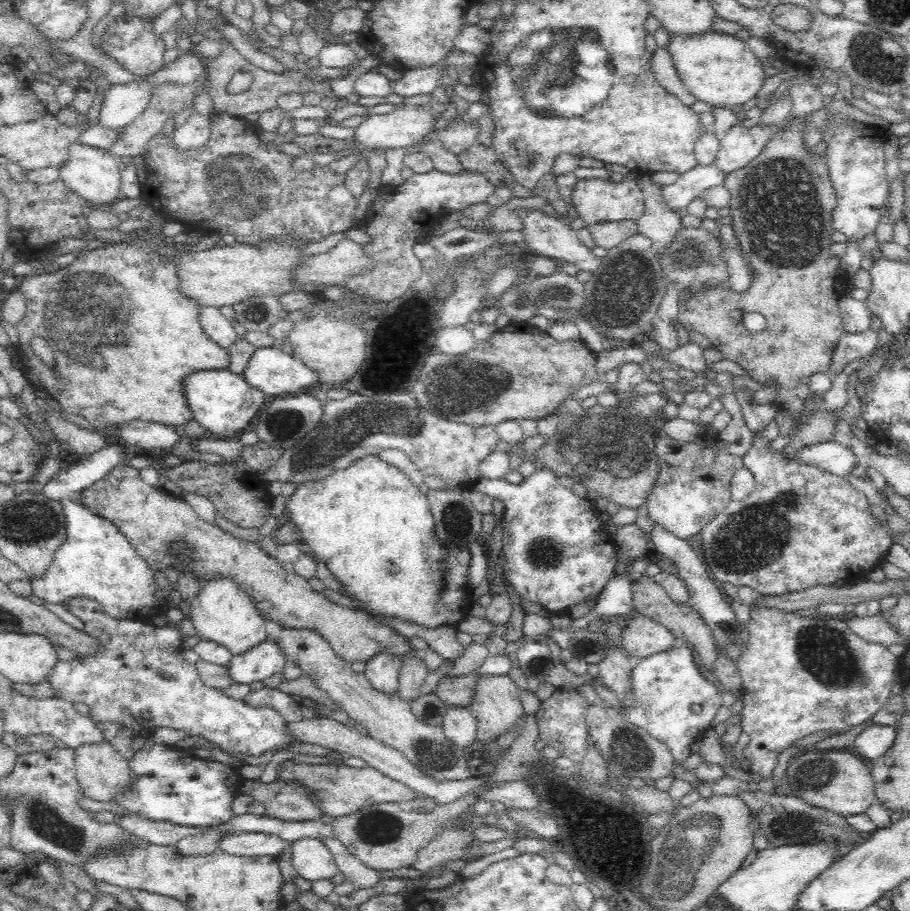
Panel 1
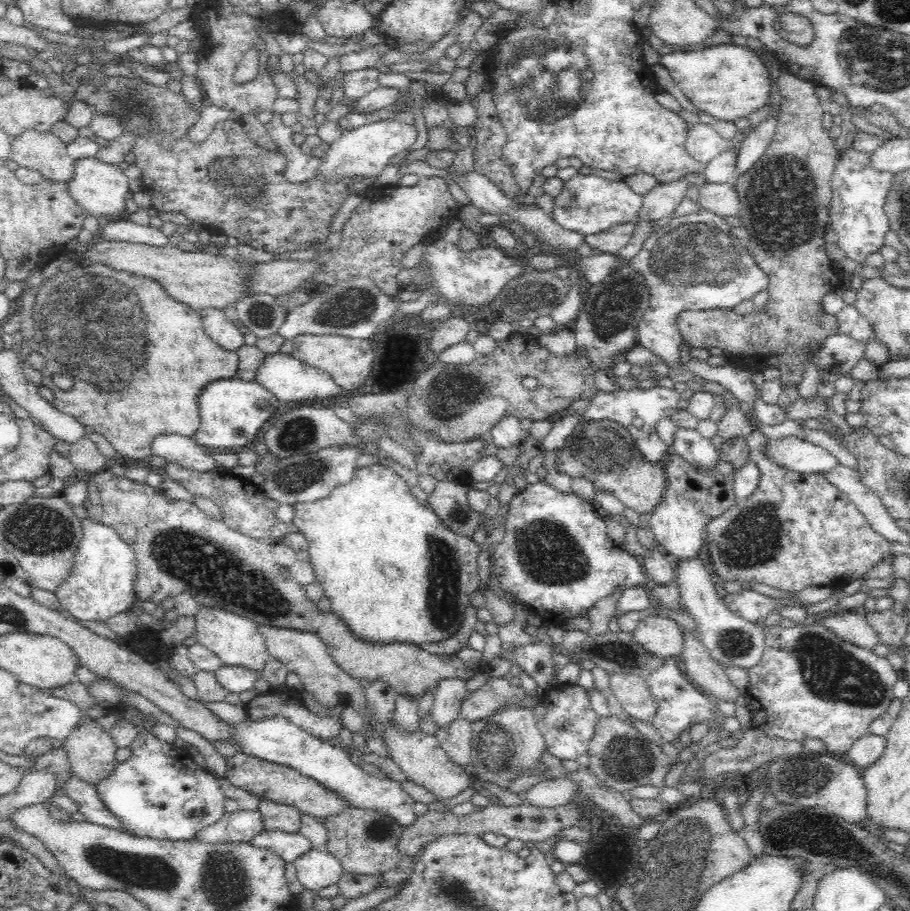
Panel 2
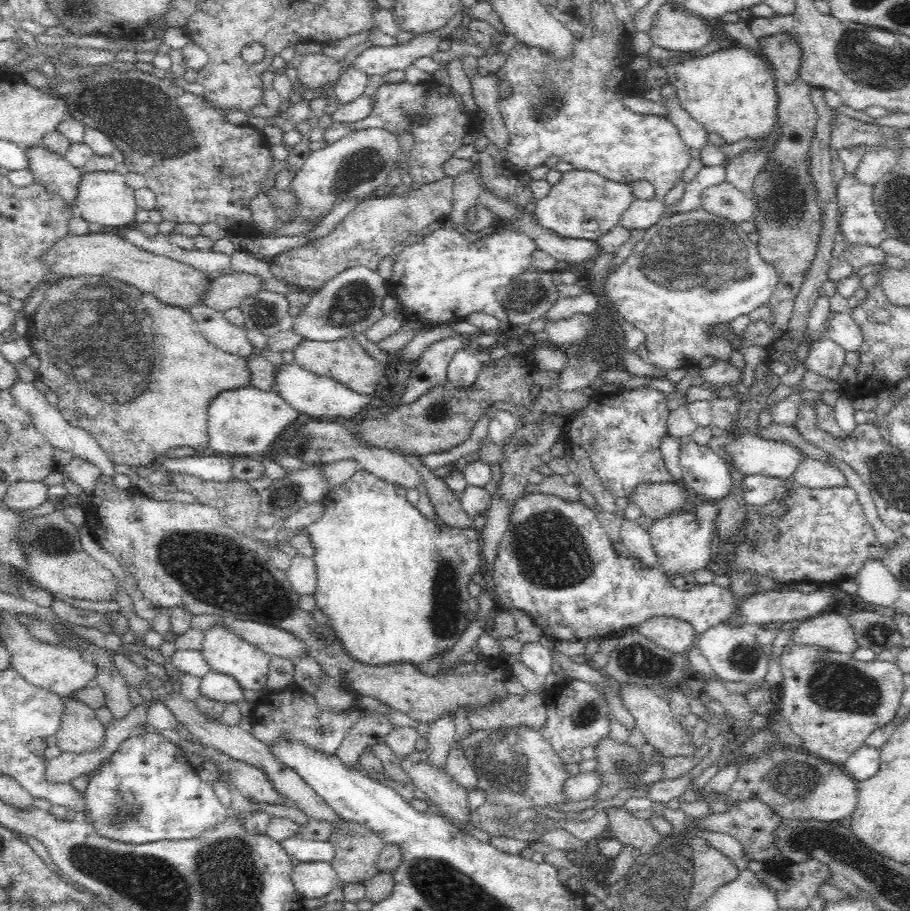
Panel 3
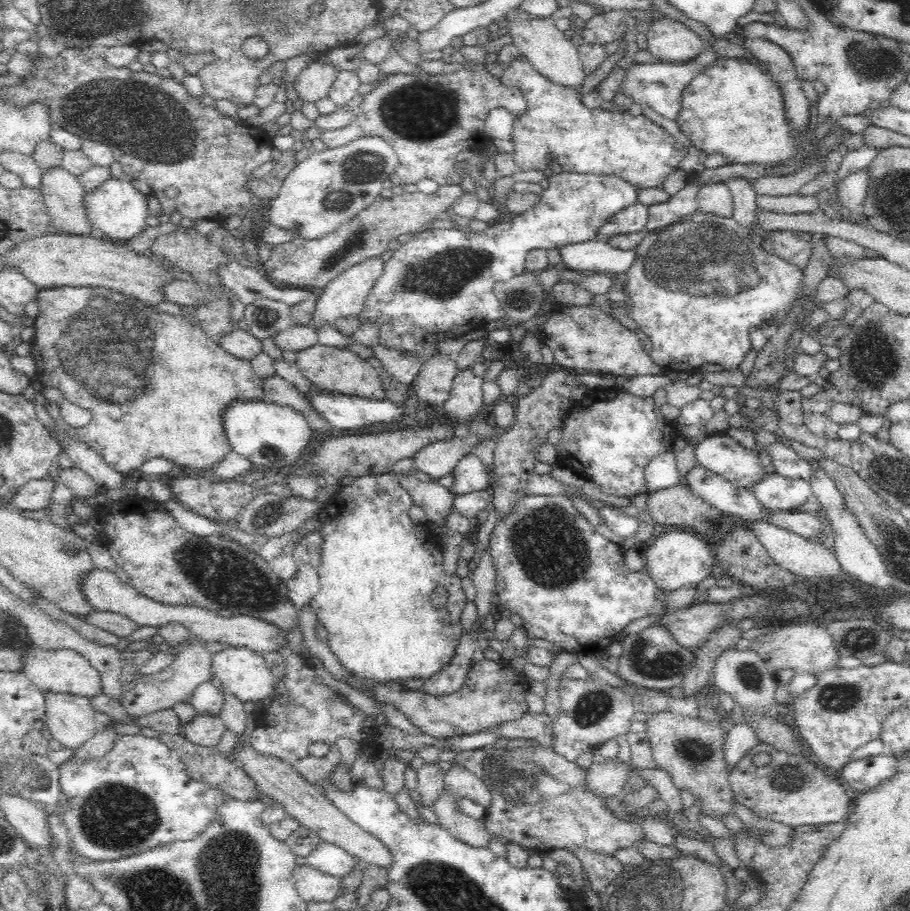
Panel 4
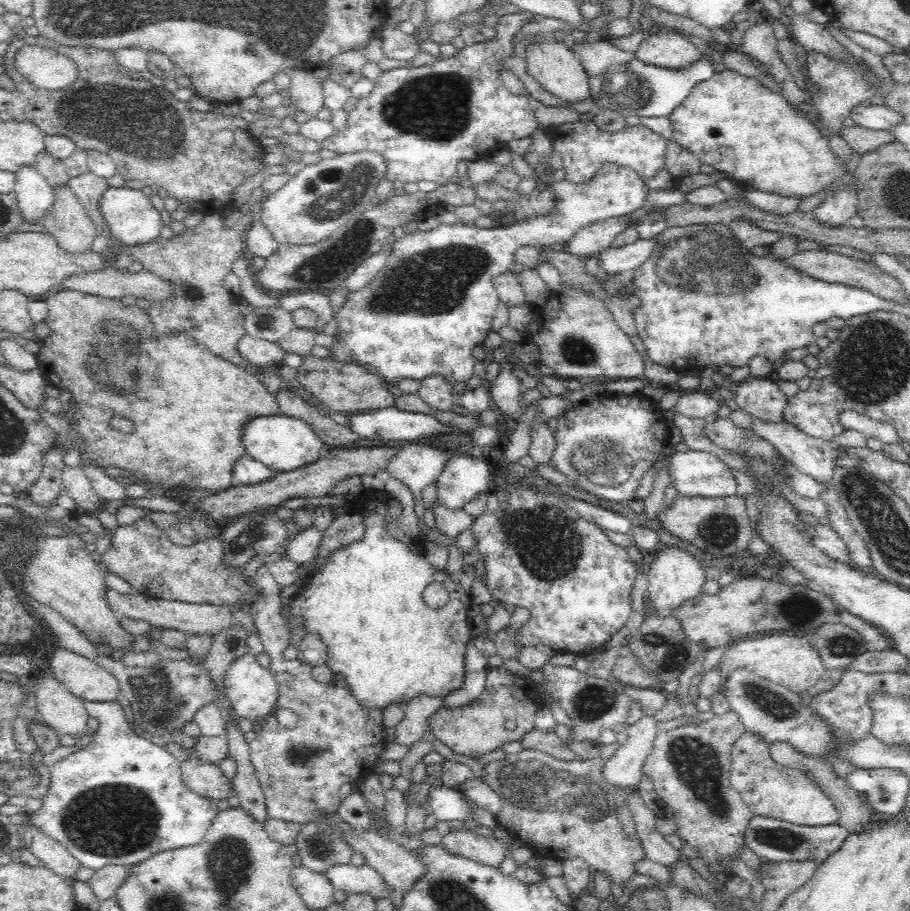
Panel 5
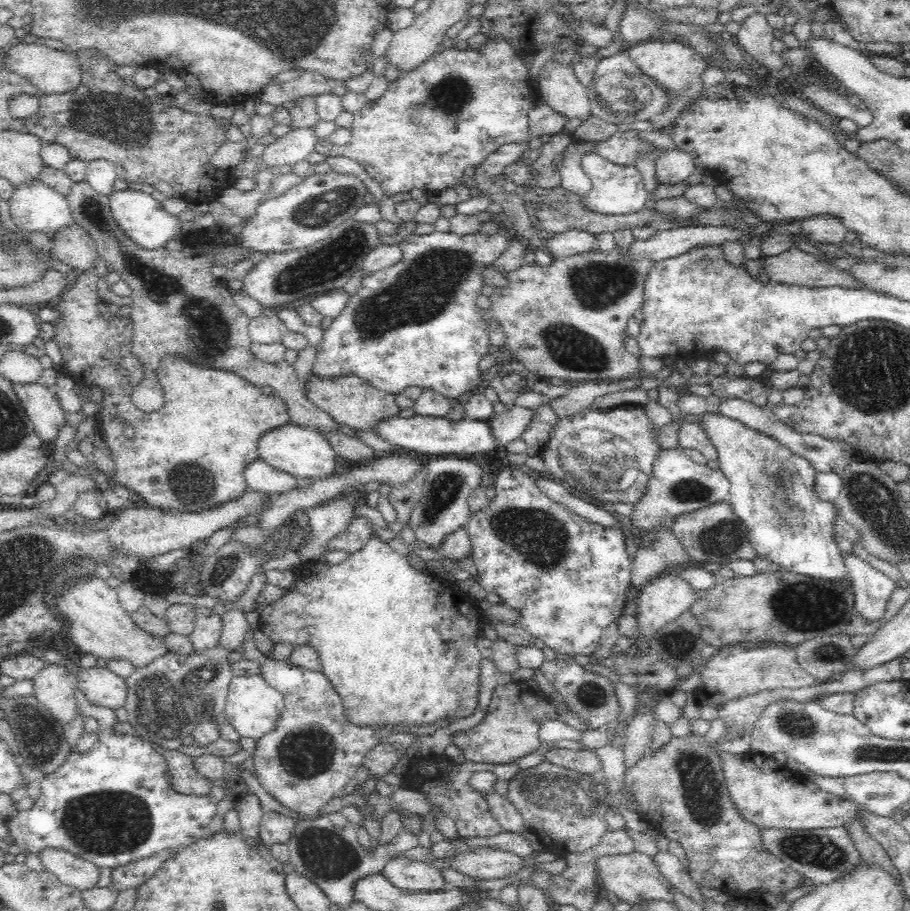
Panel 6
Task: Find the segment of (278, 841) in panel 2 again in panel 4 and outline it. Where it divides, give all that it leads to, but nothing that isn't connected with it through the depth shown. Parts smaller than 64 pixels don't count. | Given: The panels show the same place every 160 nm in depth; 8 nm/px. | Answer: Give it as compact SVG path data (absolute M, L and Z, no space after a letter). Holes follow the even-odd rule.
M320 840L305 858L305 864L312 869L332 875L338 880L344 879L353 870L356 861L343 848L325 840Z

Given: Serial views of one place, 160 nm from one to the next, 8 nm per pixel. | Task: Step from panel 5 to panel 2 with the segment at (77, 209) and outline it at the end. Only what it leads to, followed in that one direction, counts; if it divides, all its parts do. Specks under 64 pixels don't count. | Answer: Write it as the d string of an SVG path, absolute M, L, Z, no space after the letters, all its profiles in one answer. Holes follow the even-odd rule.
M27 129L18 137L12 137L8 160L18 163L18 167L38 171L44 179L56 182L68 183L75 170L66 143L52 130L38 132Z

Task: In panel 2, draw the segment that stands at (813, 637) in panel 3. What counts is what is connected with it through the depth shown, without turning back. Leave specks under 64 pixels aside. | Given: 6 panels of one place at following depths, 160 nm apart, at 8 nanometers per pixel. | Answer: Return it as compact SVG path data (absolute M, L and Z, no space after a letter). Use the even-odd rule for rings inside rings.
M855 610L831 614L819 622L836 633L838 637L867 650L873 650L874 647L882 644L876 631L872 630L872 627L866 622L865 614L860 614Z

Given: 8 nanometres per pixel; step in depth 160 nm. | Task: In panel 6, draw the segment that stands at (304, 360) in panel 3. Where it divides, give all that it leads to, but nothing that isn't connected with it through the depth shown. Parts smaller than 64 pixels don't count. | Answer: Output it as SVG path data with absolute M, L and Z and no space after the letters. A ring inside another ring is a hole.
M311 372L305 380L304 390L310 402L327 412L337 424L345 424L355 430L372 431L380 420L396 416L400 412L394 395L374 388L367 380L355 374L324 378Z

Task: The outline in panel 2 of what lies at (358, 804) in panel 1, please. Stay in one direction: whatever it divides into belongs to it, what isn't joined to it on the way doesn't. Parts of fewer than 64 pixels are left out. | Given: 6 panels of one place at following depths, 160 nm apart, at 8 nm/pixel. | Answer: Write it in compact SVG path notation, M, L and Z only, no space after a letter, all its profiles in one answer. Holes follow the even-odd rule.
M237 750L232 757L226 757L227 770L225 779L238 788L247 790L249 793L259 798L275 800L280 804L289 804L295 806L303 814L316 818L327 818L332 815L340 814L350 806L337 792L328 790L311 776L300 774L297 770L286 766L285 764L276 764L268 762L261 758L256 758L244 754Z

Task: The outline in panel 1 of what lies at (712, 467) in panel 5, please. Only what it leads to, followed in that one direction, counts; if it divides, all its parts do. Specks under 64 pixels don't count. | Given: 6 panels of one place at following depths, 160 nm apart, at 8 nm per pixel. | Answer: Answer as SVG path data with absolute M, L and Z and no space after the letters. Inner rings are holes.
M832 439L801 448L797 452L797 460L844 478L853 474L857 465L852 449Z

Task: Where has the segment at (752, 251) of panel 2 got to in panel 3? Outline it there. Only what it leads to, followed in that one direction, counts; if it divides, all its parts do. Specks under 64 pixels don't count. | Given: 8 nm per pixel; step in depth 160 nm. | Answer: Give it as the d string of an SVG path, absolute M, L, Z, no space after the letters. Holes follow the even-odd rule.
M778 32L759 39L764 48L764 59L772 67L777 94L778 133L767 162L755 177L748 195L753 202L756 216L752 223L758 234L757 250L760 257L778 272L778 284L767 302L774 314L774 324L752 321L742 334L736 334L729 322L714 324L708 337L724 337L734 350L759 346L768 349L787 330L792 318L795 298L805 281L817 252L821 230L821 208L818 204L816 183L812 179L812 162L809 152L816 136L819 115L811 99L811 85L798 76L802 56L800 43L789 32Z

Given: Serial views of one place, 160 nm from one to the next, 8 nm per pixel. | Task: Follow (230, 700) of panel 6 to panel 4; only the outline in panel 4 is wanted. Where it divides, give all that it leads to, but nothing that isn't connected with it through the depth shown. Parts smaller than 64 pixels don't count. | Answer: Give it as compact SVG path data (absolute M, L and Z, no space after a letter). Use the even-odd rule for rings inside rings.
M229 647L211 653L211 677L221 682L223 690L235 694L242 702L259 702L274 694L275 682L263 656L243 647Z

